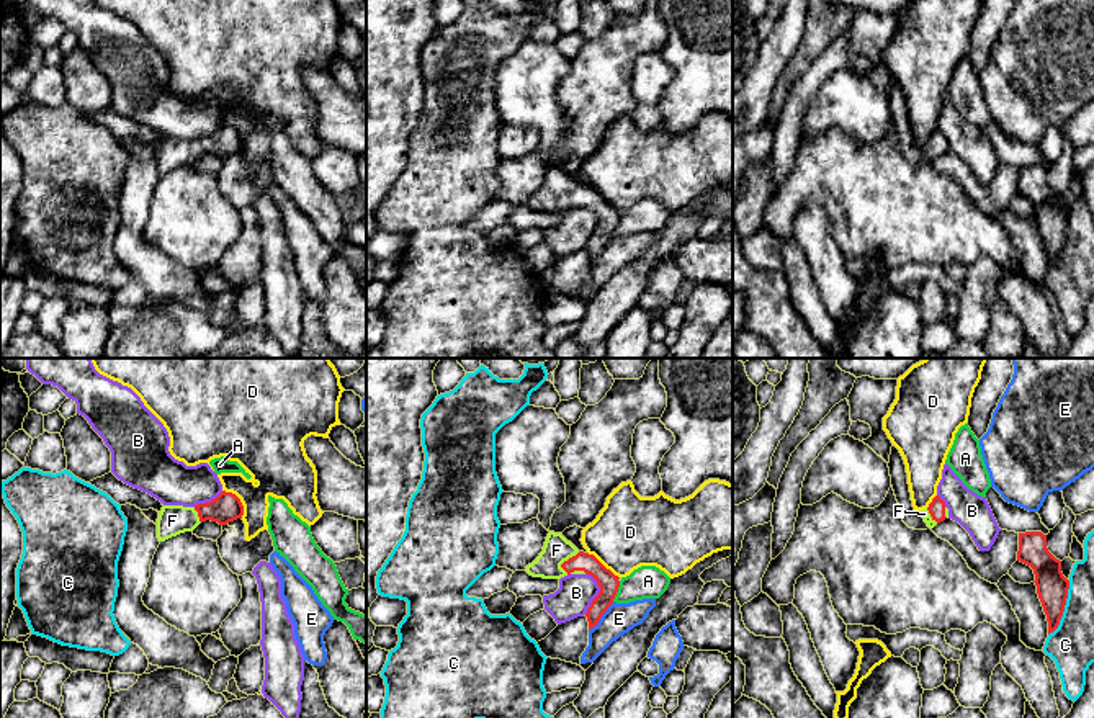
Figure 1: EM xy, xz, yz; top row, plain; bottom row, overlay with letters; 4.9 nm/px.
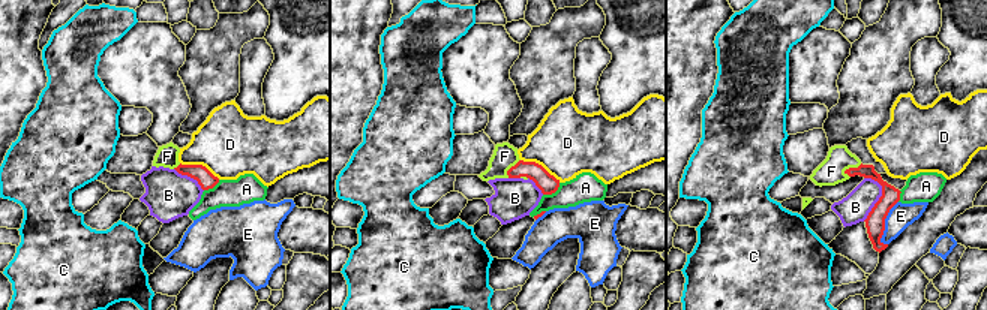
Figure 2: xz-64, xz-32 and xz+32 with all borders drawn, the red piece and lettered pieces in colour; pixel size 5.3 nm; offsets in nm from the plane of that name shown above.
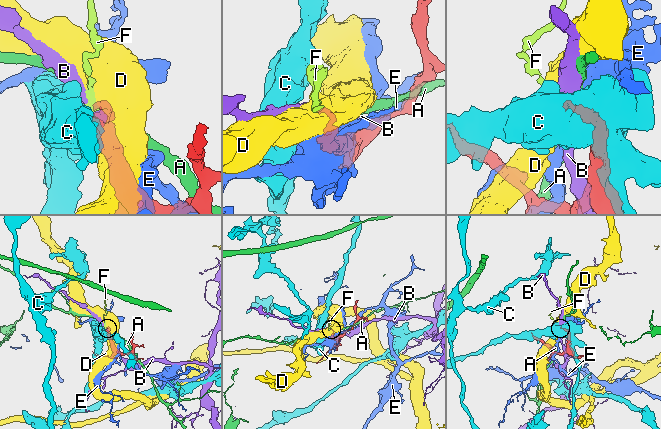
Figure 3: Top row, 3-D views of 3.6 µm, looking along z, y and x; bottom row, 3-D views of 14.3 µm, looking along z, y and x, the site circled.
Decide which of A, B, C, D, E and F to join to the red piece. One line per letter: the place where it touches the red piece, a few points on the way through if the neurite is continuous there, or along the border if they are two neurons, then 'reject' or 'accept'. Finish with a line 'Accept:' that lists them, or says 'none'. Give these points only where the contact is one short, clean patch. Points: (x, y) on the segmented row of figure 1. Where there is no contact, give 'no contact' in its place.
A: xz (617, 591) | reject
B: xz (599, 594) | reject
C: yz (1063, 609) | reject
D: xy (239, 501) | along xy (223, 489), (239, 499), (242, 517) | reject
E: xz (600, 617) | reject
F: xz (573, 571) | across xz (607, 581), (594, 568), (573, 571), (561, 566), (556, 550) | accept
Accept: F

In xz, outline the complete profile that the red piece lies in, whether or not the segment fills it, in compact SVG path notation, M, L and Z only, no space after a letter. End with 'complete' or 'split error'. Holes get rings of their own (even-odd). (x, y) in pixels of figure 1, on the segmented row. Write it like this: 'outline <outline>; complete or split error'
outline M549 532L540 556L525 569L533 577L561 579L569 574L592 576L600 592L587 608L589 630L597 626L602 615L613 604L620 581L594 554L579 551L561 533Z; split error

